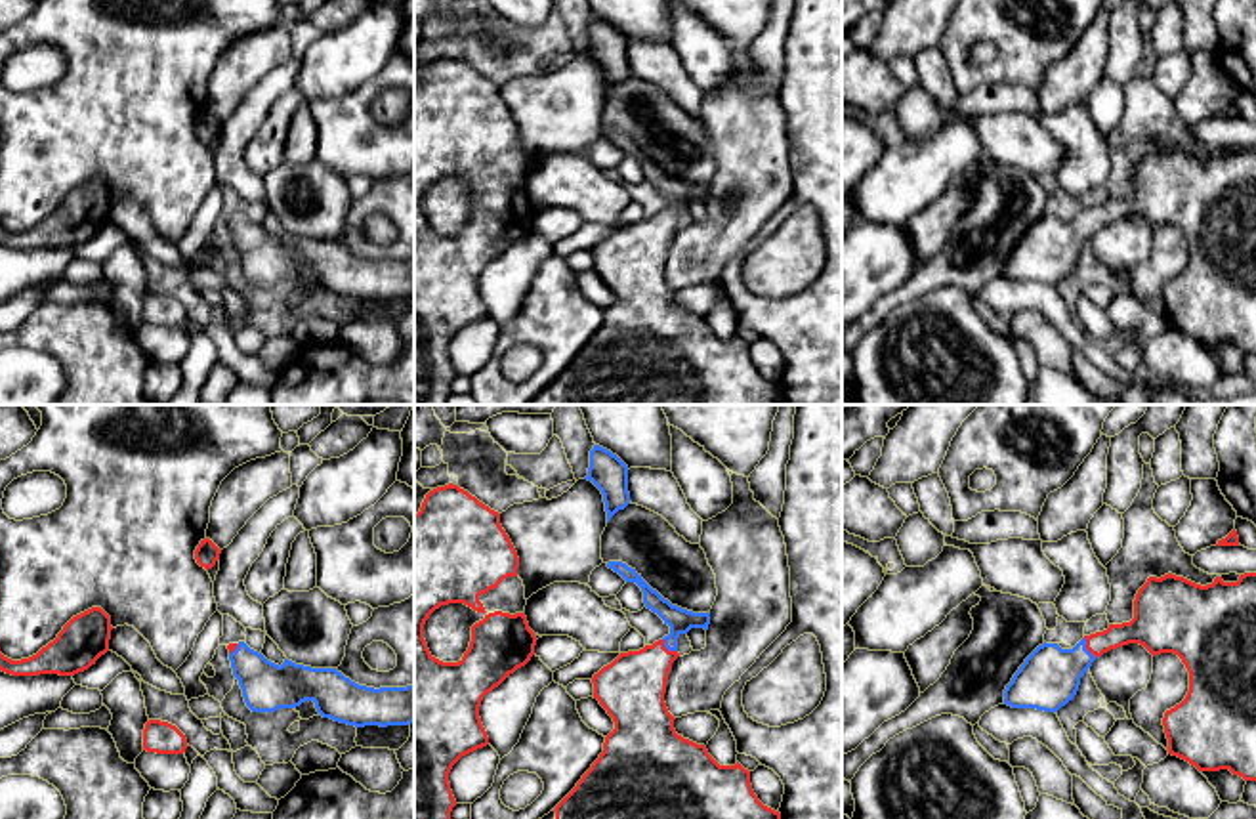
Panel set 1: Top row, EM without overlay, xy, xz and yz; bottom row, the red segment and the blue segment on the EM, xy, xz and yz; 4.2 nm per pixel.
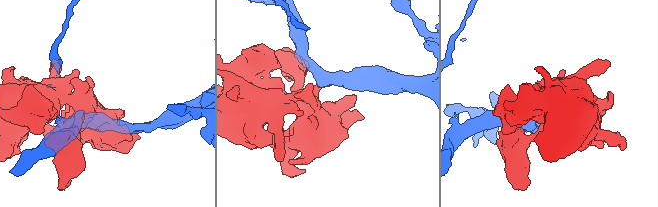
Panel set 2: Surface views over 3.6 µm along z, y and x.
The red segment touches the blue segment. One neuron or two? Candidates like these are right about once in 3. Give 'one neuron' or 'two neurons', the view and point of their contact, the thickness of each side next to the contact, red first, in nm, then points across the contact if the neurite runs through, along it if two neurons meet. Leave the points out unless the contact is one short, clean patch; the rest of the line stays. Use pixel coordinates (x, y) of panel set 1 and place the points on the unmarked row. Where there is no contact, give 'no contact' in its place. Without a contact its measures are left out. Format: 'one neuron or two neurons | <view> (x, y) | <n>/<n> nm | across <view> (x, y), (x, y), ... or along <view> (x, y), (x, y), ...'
one neuron | yz (1087, 220) | 120/260 nm | across yz (1142, 201), (1087, 220), (1050, 249)

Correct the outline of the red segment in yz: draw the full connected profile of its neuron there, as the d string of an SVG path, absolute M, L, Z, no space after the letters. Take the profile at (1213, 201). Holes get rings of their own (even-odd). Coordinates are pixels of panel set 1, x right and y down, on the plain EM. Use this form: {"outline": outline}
{"outline": "M1172 145L1149 149L1136 166L1130 195L1084 208L1073 221L1044 214L1006 258L1004 277L1057 284L1073 273L1080 250L1098 229L1128 216L1143 218L1153 229L1174 225L1189 244L1185 271L1162 290L1168 326L1199 344L1229 342L1245 353L1256 353L1256 145L1245 145L1237 155L1216 149L1206 158Z"}

